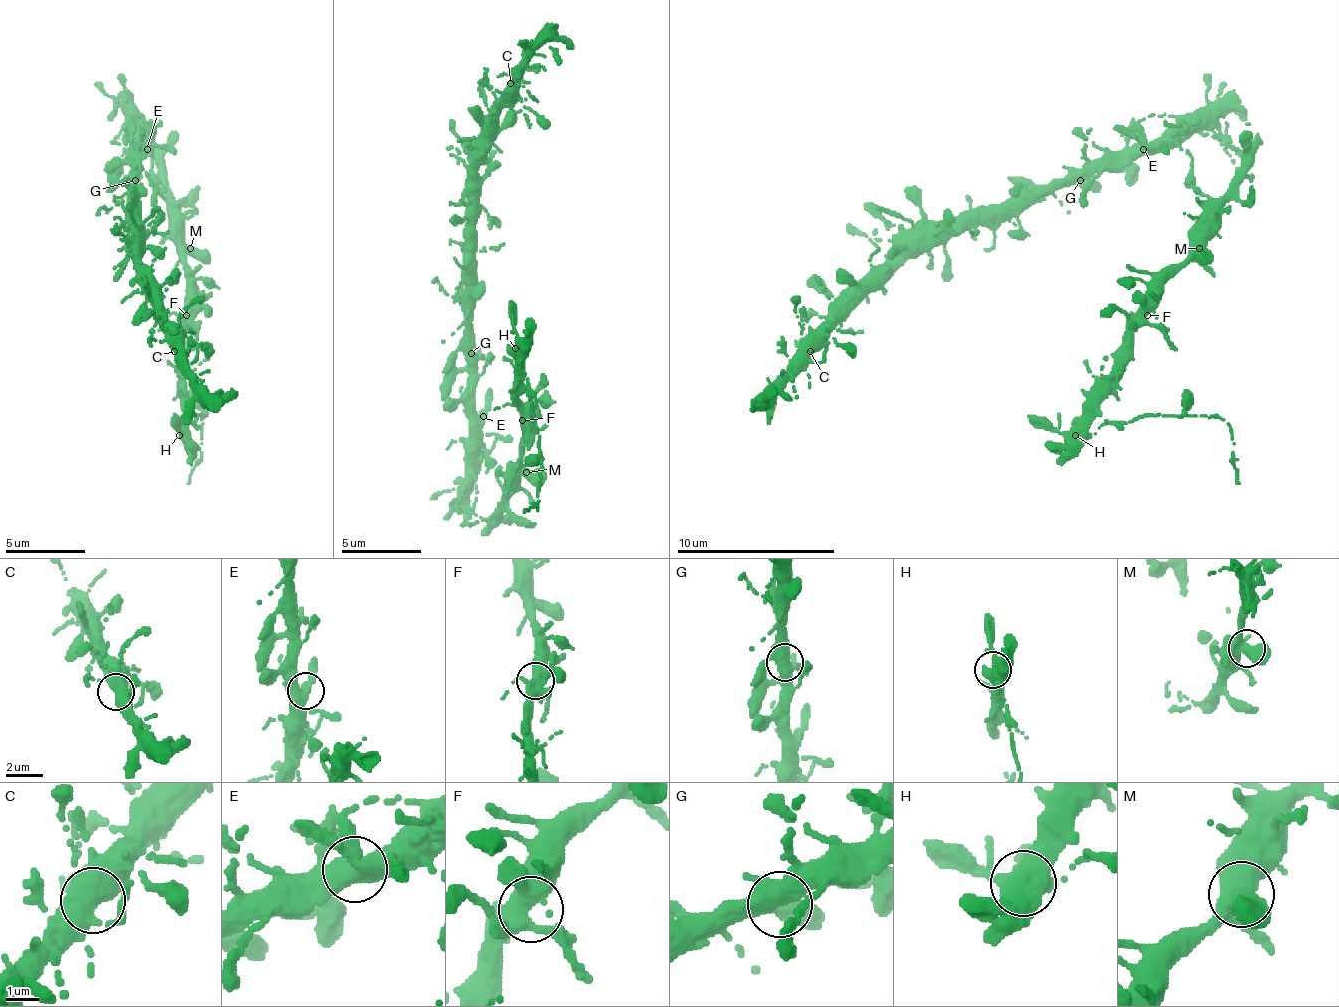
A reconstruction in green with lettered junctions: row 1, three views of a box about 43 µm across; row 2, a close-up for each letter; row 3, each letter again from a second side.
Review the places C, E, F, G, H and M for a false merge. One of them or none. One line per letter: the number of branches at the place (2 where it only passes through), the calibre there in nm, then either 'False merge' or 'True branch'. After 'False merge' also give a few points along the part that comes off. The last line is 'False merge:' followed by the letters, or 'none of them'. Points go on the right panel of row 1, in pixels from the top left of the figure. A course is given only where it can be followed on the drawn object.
C: Branches: 4. Thickness 380 nm. True branch
E: Branches: 4. Thickness 360 nm. True branch
F: Branches: 4. Thickness 400 nm. True branch
G: Branches: 4. Thickness 400 nm. True branch
H: Branches: 4. Thickness 400 nm. True branch
M: Branches: 4. Thickness 400 nm. True branch
False merge: none of them

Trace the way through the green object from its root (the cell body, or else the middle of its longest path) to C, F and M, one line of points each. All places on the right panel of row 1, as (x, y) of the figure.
C: (1171, 145), (1135, 149), (1124, 160), (1096, 160), (1052, 180), (1012, 216), (969, 224), (905, 256), (810, 351)
F: (1171, 145), (1191, 156), (1191, 180), (1211, 200), (1207, 204), (1207, 236), (1163, 283), (1159, 299), (1147, 315)
M: (1171, 145), (1183, 149), (1191, 156), (1191, 180), (1211, 200), (1211, 208), (1203, 216), (1203, 240), (1199, 248)

